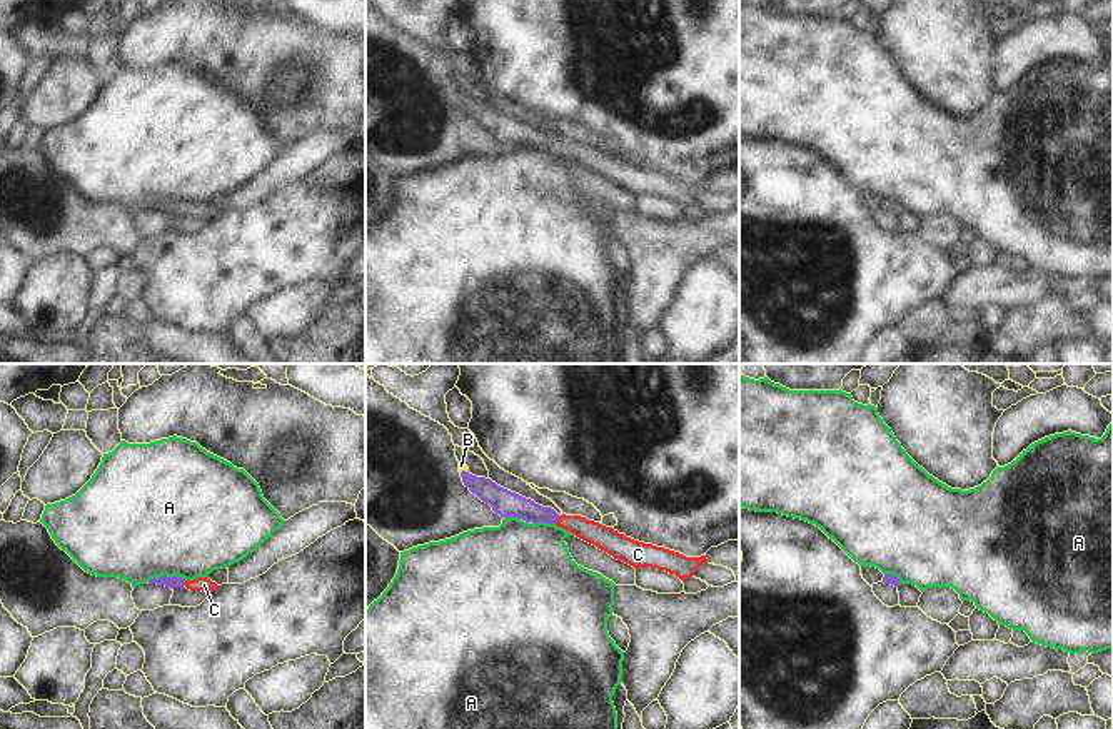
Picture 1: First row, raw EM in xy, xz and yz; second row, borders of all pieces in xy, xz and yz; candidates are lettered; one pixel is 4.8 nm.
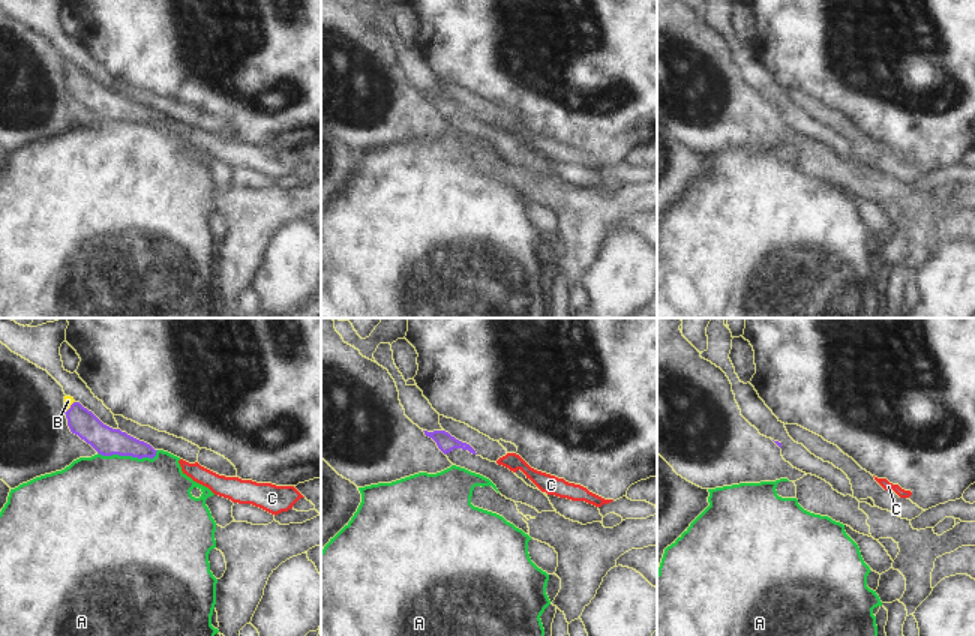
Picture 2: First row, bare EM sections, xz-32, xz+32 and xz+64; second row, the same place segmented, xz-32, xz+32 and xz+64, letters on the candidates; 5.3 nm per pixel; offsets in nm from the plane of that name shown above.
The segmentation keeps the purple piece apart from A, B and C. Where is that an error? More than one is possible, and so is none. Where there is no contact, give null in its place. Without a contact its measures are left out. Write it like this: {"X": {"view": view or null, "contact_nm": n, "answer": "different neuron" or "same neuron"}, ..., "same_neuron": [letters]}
{"A": {"view": "xy", "contact_nm": 190, "answer": "different neuron"}, "B": {"view": "xz", "contact_nm": 30, "answer": "same neuron"}, "C": {"view": "xz", "contact_nm": 50, "answer": "same neuron"}, "same_neuron": ["B", "C"]}

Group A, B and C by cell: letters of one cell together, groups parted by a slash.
A / B C

